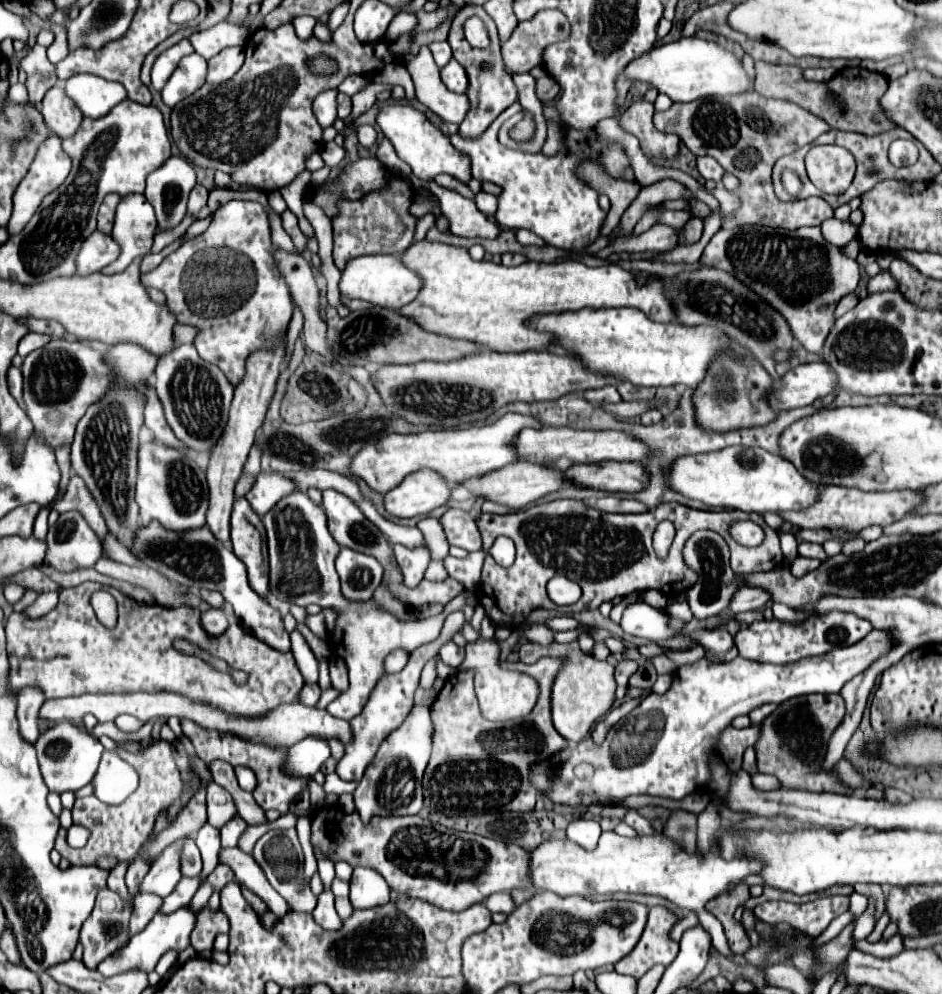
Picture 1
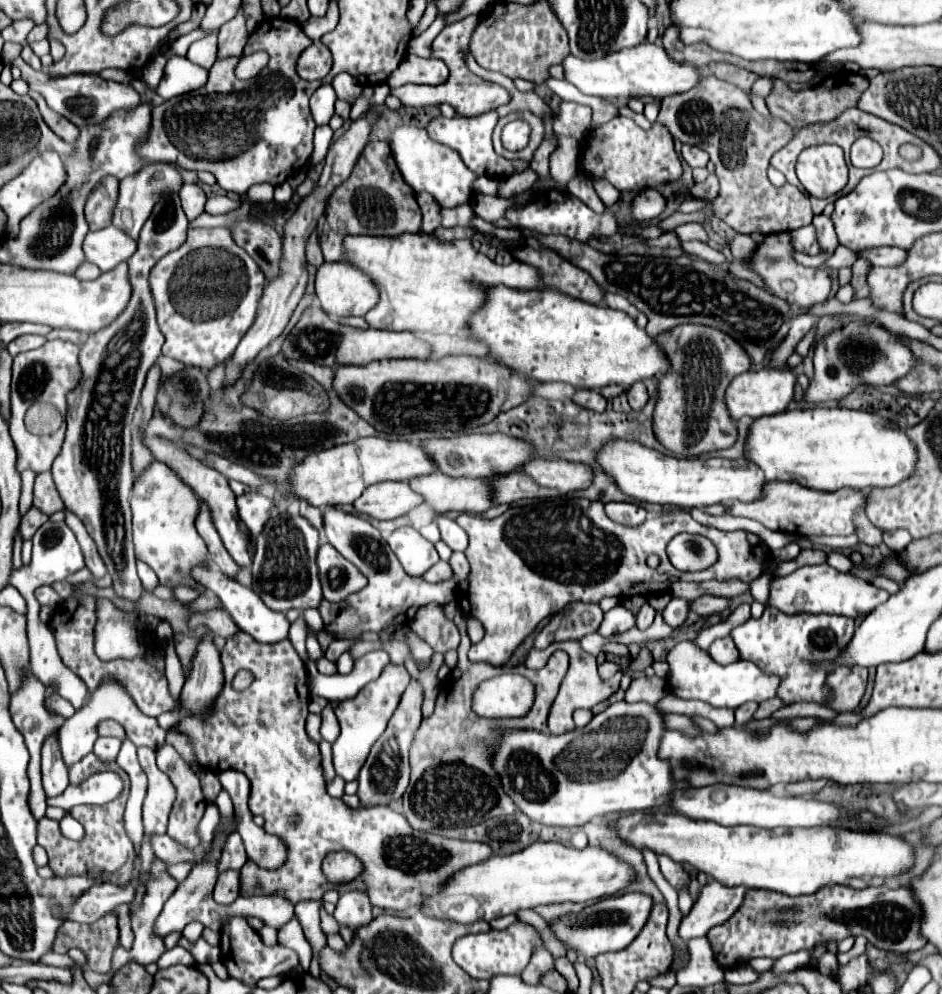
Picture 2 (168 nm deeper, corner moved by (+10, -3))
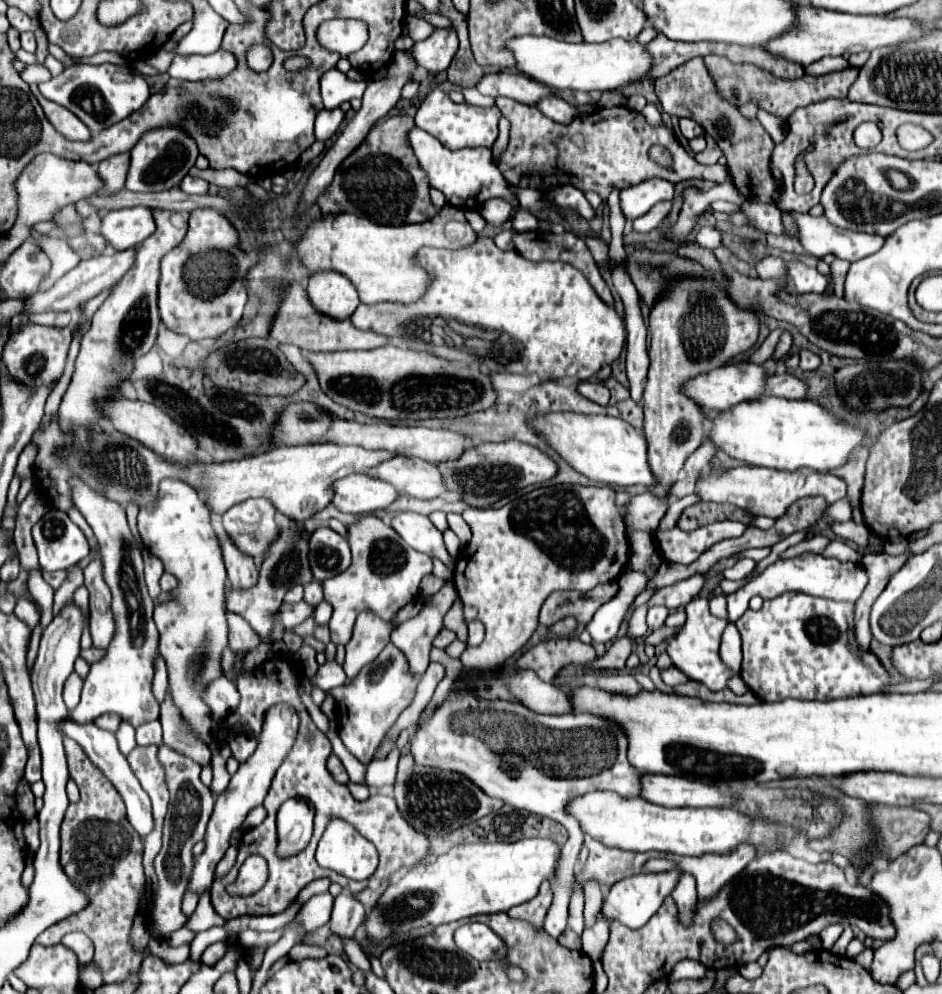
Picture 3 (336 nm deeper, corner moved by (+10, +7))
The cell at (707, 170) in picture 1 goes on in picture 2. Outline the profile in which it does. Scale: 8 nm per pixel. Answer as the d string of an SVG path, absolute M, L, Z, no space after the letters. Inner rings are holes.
M685 144L685 146L683 146L683 150L681 150L681 154L683 154L685 162L687 162L691 168L705 166L705 164L709 162L707 152L705 152L705 150L701 150L701 148L697 148L697 146L689 146L689 144Z

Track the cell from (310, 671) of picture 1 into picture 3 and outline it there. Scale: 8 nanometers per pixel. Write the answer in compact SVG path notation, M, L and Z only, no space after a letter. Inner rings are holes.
M311 582L309 586L305 586L305 594L303 594L303 600L309 602L311 606L323 602L323 594L321 594L321 582Z

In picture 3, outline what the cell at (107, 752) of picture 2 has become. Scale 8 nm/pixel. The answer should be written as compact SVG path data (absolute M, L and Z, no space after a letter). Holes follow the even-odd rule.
M69 718L65 722L65 734L69 738L73 738L77 744L81 744L85 754L89 756L89 760L113 782L113 786L119 790L119 794L121 794L121 798L123 798L123 802L127 806L127 820L129 820L129 824L139 832L141 838L147 838L153 832L153 828L155 828L153 814L151 814L151 802L147 800L149 796L145 794L145 790L137 782L137 776L133 774L127 758L121 754L121 750L117 746L115 734L109 732L109 730L103 730L103 728L95 726L95 724L93 726L77 726L75 722L69 722Z

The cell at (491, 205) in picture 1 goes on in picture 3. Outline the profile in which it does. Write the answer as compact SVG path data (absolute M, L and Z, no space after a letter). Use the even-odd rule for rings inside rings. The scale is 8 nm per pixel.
M491 198L491 200L487 200L487 202L479 208L479 212L481 212L481 216L483 216L489 224L501 226L501 224L505 224L505 222L509 220L509 216L513 214L513 204L511 204L509 200L505 200L505 198Z

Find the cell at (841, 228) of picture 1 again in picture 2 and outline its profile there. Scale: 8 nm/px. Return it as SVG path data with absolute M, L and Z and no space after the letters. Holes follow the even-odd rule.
M809 224L809 226L801 226L799 230L789 232L789 238L791 238L791 246L793 246L797 252L811 254L811 256L815 256L815 254L819 252L817 240L815 240L815 228L813 228L811 224Z

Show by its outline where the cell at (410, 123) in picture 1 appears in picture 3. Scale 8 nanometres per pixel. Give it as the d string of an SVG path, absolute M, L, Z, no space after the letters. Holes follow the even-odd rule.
M413 126L409 130L409 146L413 148L415 158L419 160L419 166L429 176L429 184L445 194L447 204L457 206L457 208L465 208L465 210L475 210L475 208L481 208L485 200L503 196L503 198L509 198L509 202L513 202L513 206L517 206L517 200L511 194L511 190L507 188L503 174L491 162L491 150L489 148L449 150L437 138L427 134L419 126Z

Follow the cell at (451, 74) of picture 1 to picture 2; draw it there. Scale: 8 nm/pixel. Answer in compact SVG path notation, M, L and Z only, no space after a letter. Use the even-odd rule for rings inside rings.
M405 56L401 60L397 72L393 72L387 80L389 88L397 88L403 84L429 84L437 86L449 78L449 70L443 60L437 58L419 58L419 56Z

